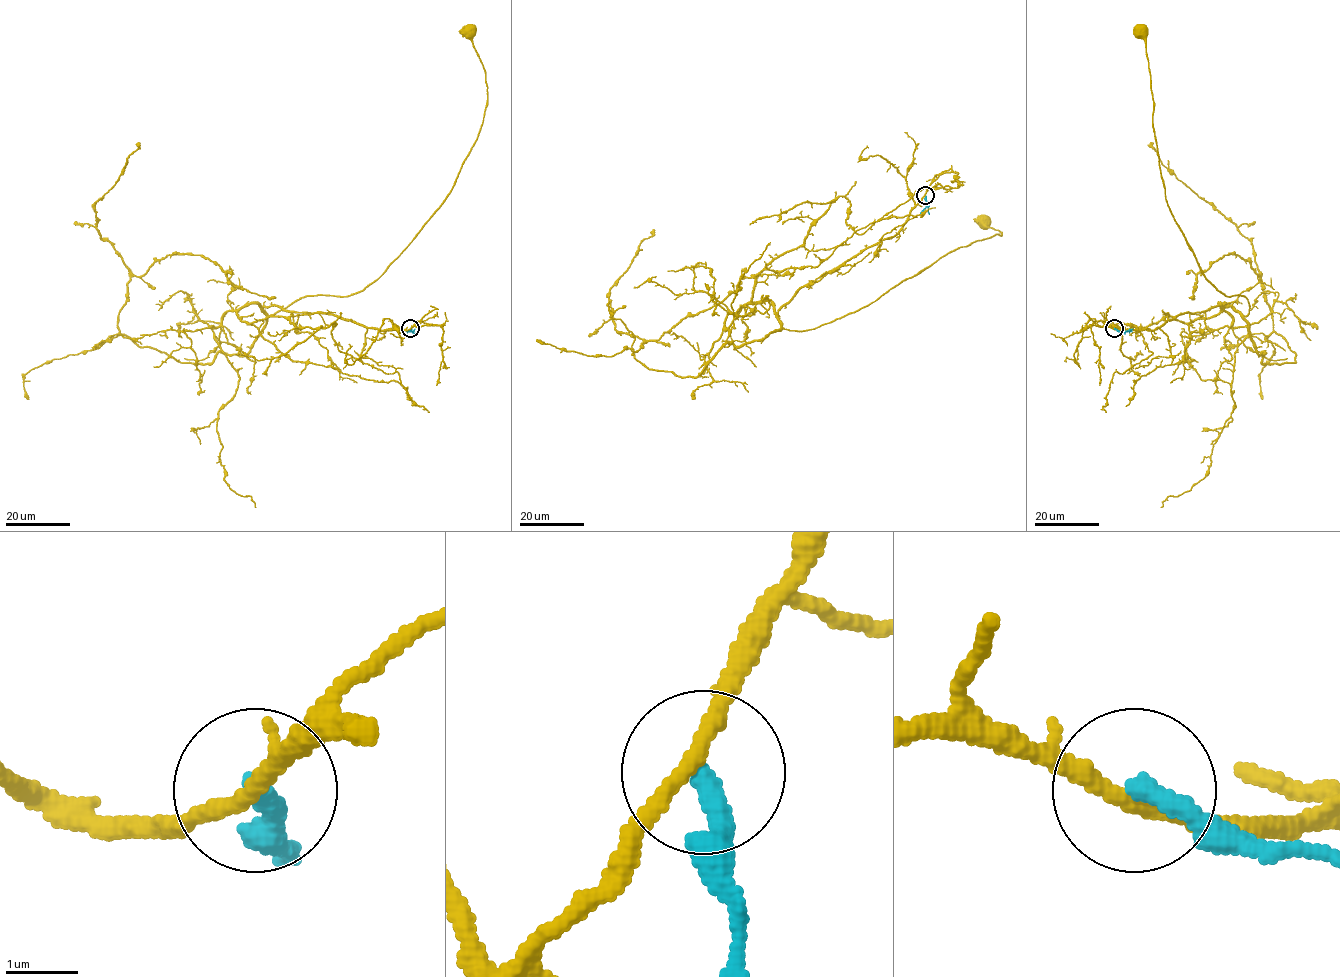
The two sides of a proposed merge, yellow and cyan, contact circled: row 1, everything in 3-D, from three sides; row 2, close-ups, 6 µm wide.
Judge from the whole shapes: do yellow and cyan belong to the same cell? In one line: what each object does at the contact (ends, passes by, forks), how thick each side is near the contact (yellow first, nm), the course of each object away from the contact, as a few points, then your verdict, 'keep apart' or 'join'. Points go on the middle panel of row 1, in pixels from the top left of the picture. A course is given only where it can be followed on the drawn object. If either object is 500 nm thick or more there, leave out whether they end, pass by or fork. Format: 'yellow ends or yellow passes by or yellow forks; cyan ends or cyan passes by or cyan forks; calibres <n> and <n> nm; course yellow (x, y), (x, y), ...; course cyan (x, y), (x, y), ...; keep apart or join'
yellow passes by; cyan ends; calibres 240 and 320 nm; course yellow (925, 196), (896, 234), (804, 285), (780, 324), (807, 331), (861, 309), (1001, 234), (984, 223); course cyan (925, 196), (926, 205), (920, 213); keep apart

